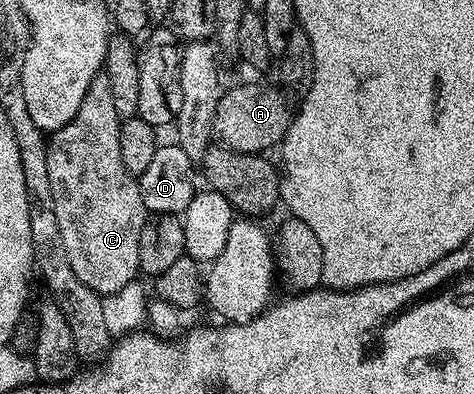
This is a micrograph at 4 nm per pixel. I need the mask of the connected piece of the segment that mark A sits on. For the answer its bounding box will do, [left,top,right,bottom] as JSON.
[212,86,291,154]

